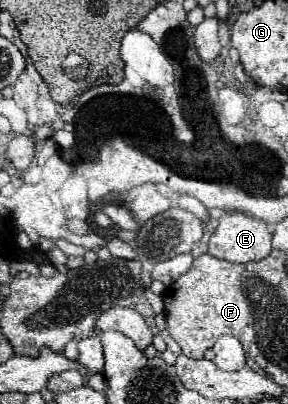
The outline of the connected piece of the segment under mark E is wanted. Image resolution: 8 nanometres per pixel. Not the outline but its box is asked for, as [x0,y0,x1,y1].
[208,211,272,263]

